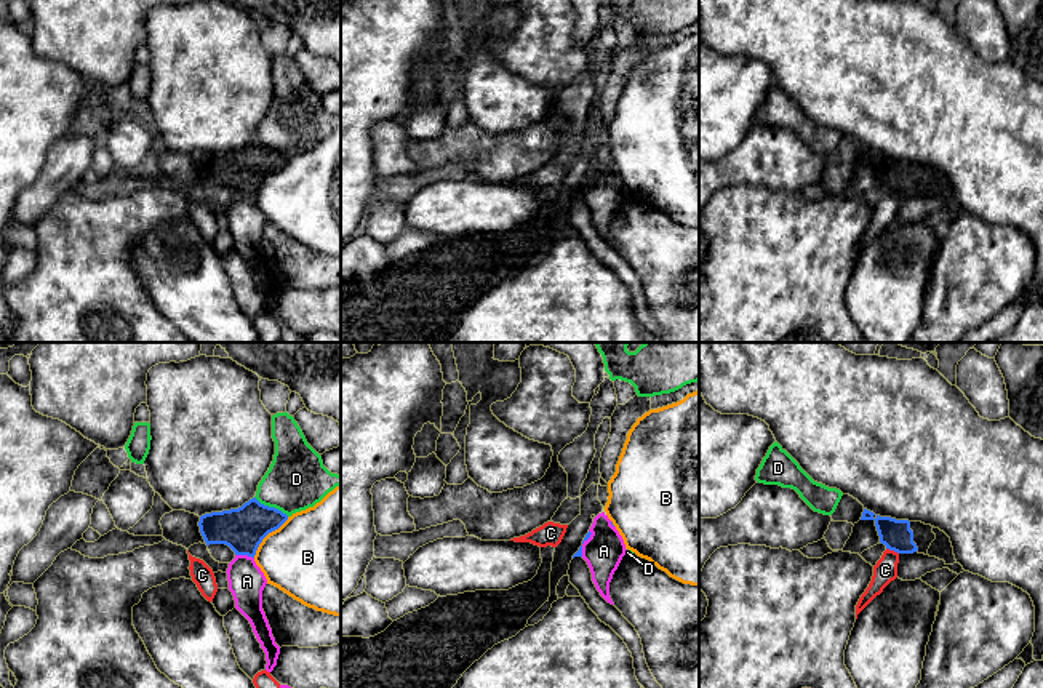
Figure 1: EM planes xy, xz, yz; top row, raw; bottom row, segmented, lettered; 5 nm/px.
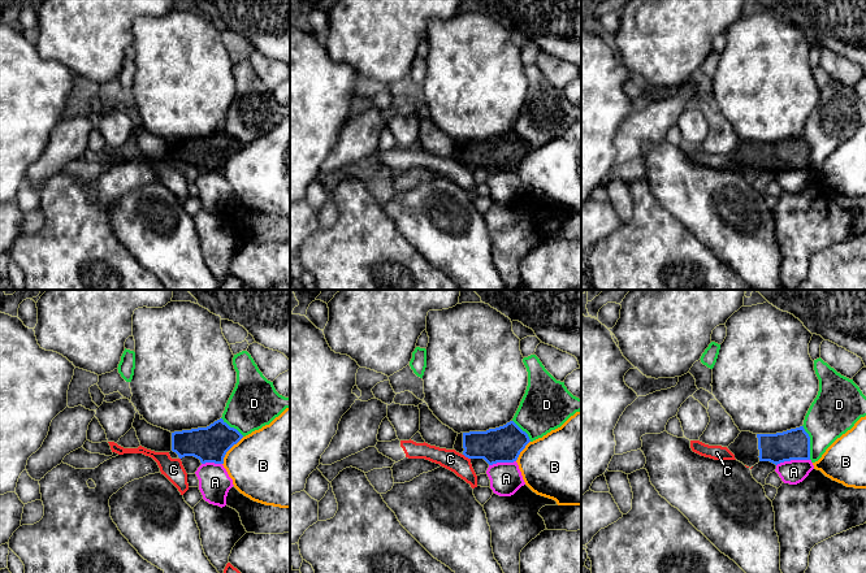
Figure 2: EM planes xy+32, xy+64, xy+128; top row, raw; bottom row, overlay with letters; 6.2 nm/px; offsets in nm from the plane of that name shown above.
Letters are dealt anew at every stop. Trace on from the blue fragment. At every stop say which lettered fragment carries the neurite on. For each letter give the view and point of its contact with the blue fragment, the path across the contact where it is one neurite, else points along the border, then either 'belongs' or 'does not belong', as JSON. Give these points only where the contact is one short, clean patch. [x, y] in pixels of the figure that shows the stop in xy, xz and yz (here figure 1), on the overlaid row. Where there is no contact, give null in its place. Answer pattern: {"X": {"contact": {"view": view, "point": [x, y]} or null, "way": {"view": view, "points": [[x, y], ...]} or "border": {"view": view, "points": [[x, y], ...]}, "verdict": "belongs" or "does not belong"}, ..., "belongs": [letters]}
{"A": {"contact": {"view": "xy", "point": [245, 554]}, "border": {"view": "xy", "points": [[235, 554], [245, 554], [253, 559]]}, "verdict": "does not belong"}, "B": {"contact": {"view": "xy", "point": [266, 535]}, "verdict": "does not belong"}, "C": {"contact": {"view": "yz", "point": [893, 549]}, "border": {"view": "yz", "points": [[887, 548], [898, 554]]}, "verdict": "does not belong"}, "D": {"contact": {"view": "xy", "point": [272, 508]}, "verdict": "does not belong"}, "belongs": []}

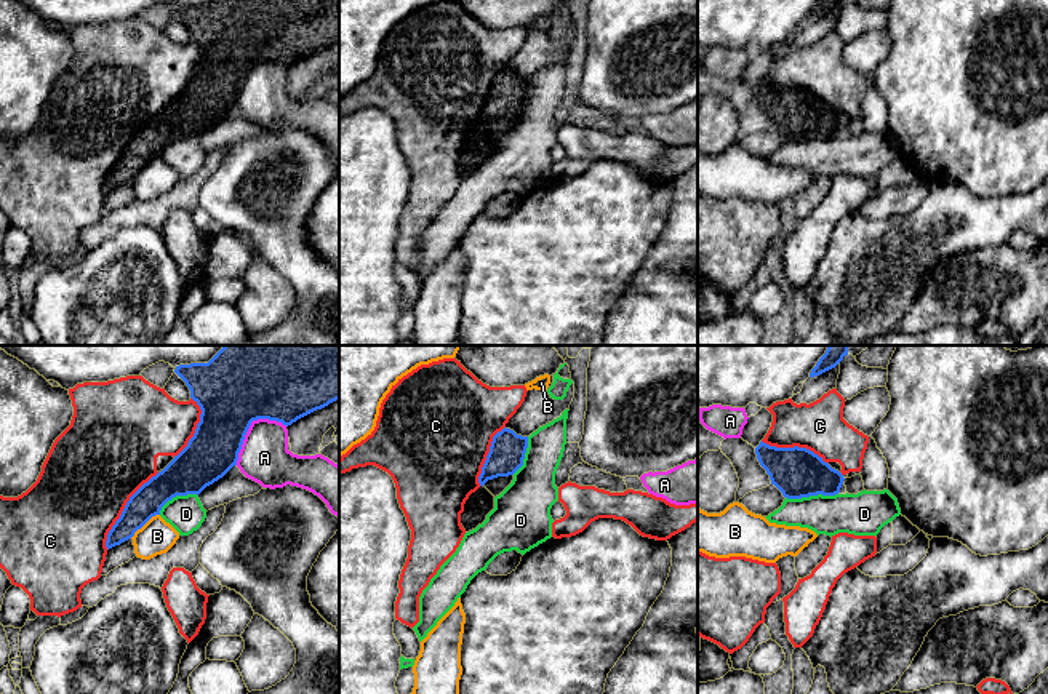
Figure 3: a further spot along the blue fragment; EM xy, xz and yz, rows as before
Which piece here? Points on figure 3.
{"A": {"contact": {"view": "xy", "point": [250, 424]}, "verdict": "does not belong"}, "B": {"contact": {"view": "xy", "point": [144, 523]}, "verdict": "does not belong"}, "C": {"contact": {"view": "xy", "point": [124, 509]}, "verdict": "does not belong"}, "D": {"contact": {"view": "yz", "point": [812, 494]}, "border": {"view": "yz", "points": [[837, 493], [786, 498]]}, "verdict": "does not belong"}, "belongs": []}

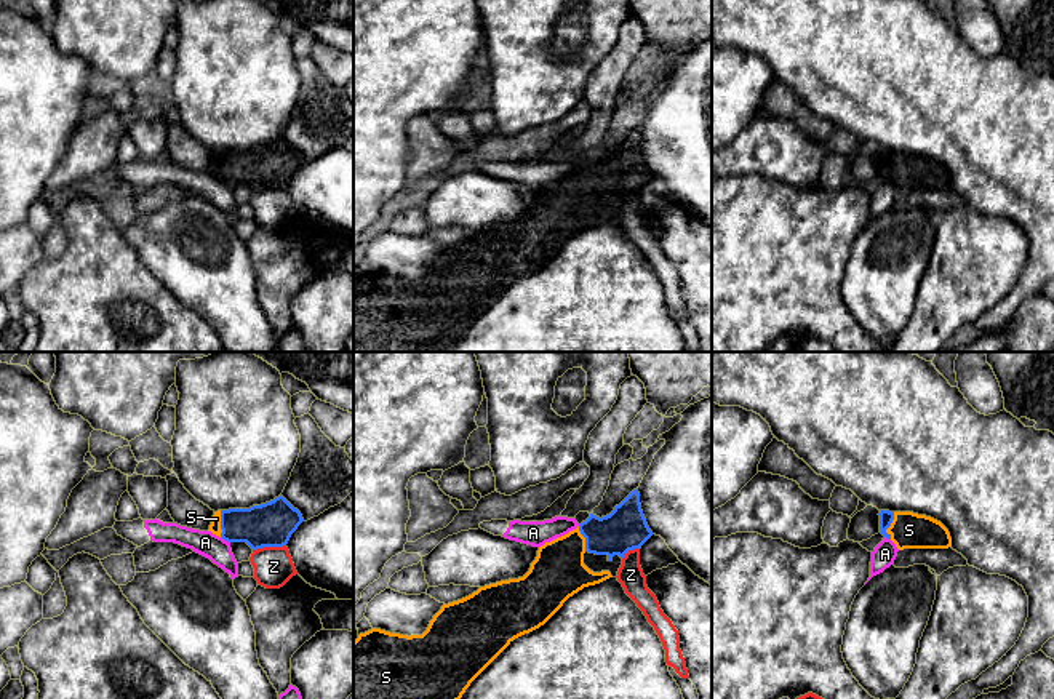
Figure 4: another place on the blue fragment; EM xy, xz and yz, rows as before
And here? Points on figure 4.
{"A": {"contact": {"view": "xy", "point": [226, 539]}, "border": {"view": "xy", "points": [[221, 536], [229, 543]]}, "verdict": "does not belong"}, "S": {"contact": {"view": "yz", "point": [890, 525]}, "way": {"view": "yz", "points": [[886, 517], [890, 525], [909, 530]]}, "verdict": "belongs"}, "Z": {"contact": {"view": "xy", "point": [269, 546]}, "border": {"view": "xy", "points": [[285, 544], [253, 551]]}, "verdict": "does not belong"}, "belongs": ["S"]}

